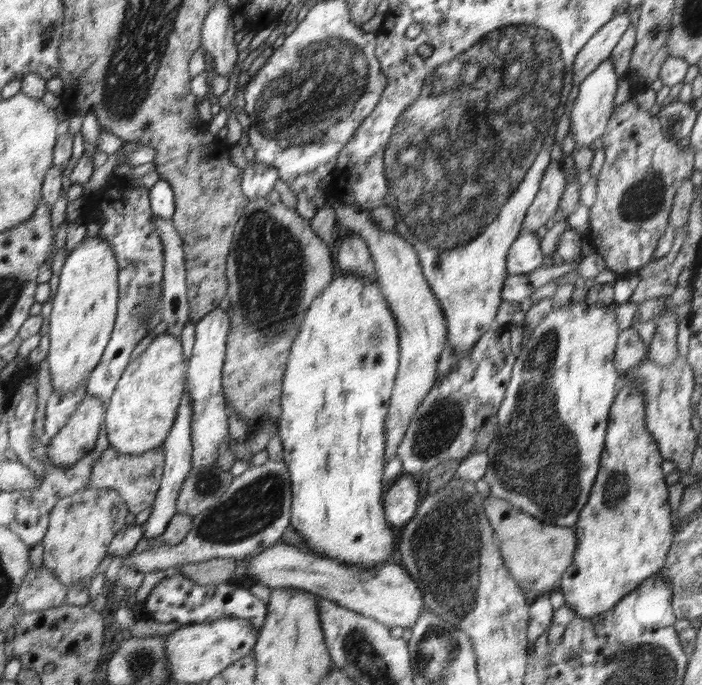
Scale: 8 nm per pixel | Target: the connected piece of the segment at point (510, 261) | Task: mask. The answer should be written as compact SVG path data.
M521 230L507 254L507 273L512 276L526 274L542 267L544 255L540 242L535 232Z

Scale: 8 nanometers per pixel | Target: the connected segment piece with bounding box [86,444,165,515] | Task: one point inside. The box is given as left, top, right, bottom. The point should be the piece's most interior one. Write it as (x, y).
(138, 478)

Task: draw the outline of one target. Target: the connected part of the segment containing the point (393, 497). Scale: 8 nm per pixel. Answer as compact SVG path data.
M402 474L383 496L383 514L393 529L400 530L415 516L420 503L418 477Z

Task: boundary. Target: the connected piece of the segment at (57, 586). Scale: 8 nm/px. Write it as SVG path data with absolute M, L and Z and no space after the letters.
M43 565L38 568L28 567L16 591L16 603L24 613L57 607L64 604L67 587Z

